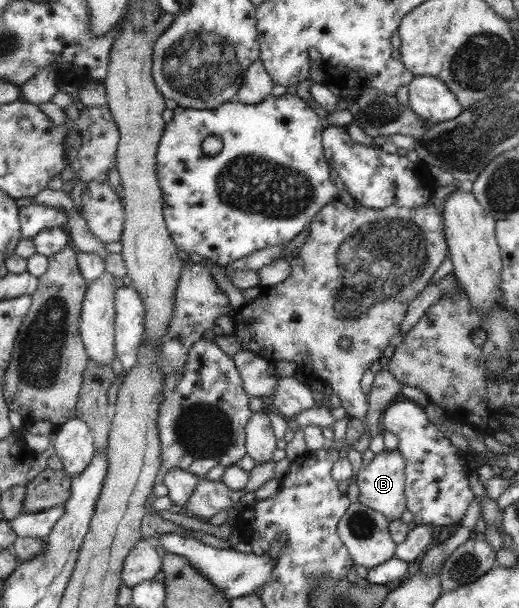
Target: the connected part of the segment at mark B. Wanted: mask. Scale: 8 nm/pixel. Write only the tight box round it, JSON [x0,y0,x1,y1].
[356,449,406,521]

